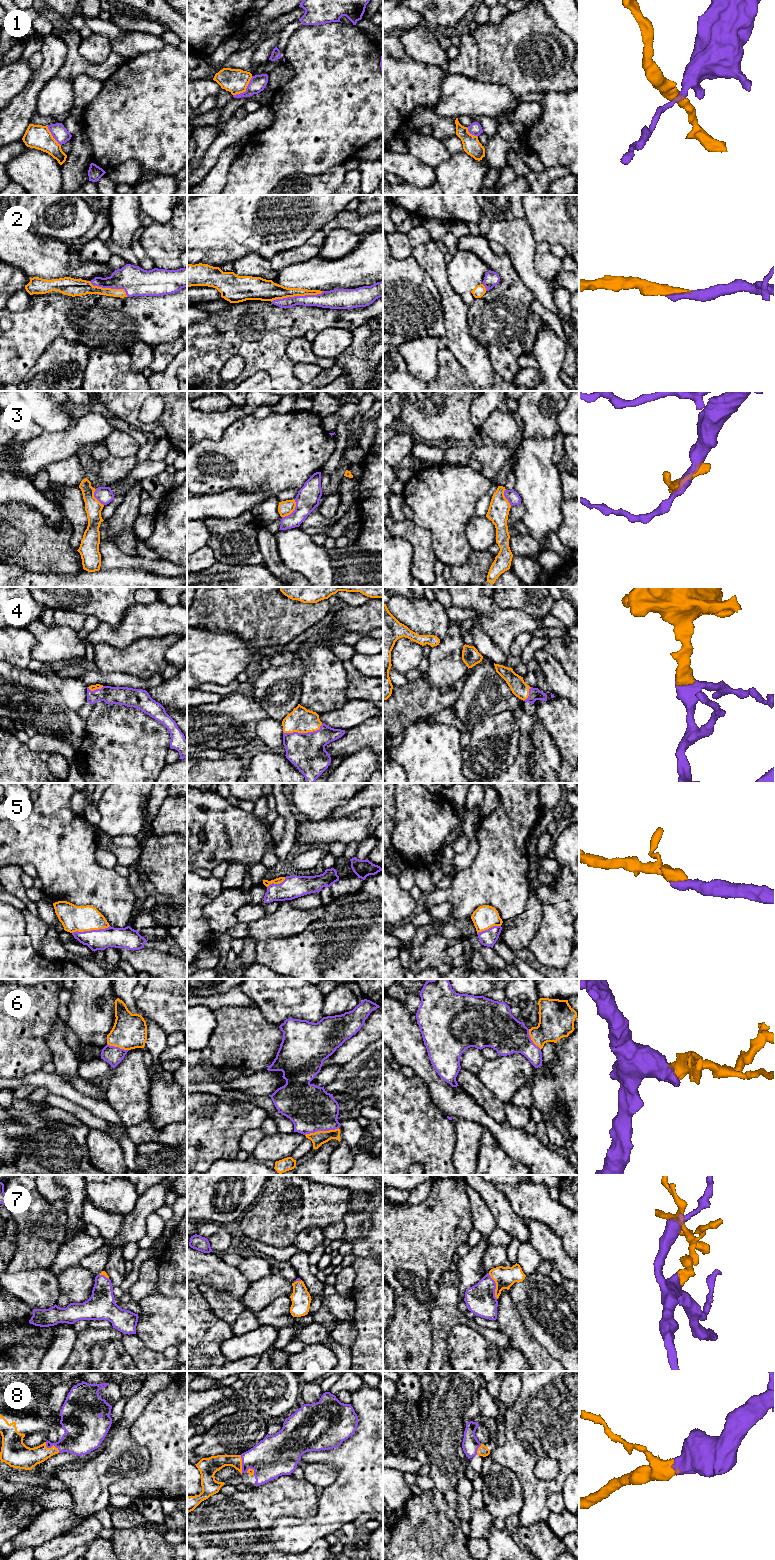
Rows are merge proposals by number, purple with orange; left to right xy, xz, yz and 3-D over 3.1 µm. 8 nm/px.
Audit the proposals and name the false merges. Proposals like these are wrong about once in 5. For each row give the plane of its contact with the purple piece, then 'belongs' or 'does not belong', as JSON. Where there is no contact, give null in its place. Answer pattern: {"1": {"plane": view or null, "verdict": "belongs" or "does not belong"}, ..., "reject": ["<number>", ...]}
{"1": {"plane": "xz", "verdict": "does not belong"}, "2": {"plane": "xz", "verdict": "belongs"}, "3": {"plane": "xz", "verdict": "belongs"}, "4": {"plane": "xz", "verdict": "belongs"}, "5": {"plane": "xy", "verdict": "belongs"}, "6": {"plane": "xz", "verdict": "belongs"}, "7": {"plane": "yz", "verdict": "belongs"}, "8": {"plane": "xy", "verdict": "belongs"}, "reject": ["1"]}

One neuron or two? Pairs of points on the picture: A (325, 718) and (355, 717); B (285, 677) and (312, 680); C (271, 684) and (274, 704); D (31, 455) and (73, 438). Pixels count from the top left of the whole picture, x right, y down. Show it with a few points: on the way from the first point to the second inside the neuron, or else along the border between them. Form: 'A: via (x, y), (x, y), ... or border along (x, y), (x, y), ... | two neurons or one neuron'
A: via (332, 718), (348, 717) | one neuron
B: border along (310, 657), (310, 664), (301, 680), (299, 702) | two neurons
C: via (274, 689), (274, 699) | one neuron
D: via (41, 451), (48, 447), (63, 445) | one neuron

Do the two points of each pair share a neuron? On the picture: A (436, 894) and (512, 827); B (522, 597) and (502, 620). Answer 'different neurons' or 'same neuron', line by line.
A: same neuron
B: different neurons

